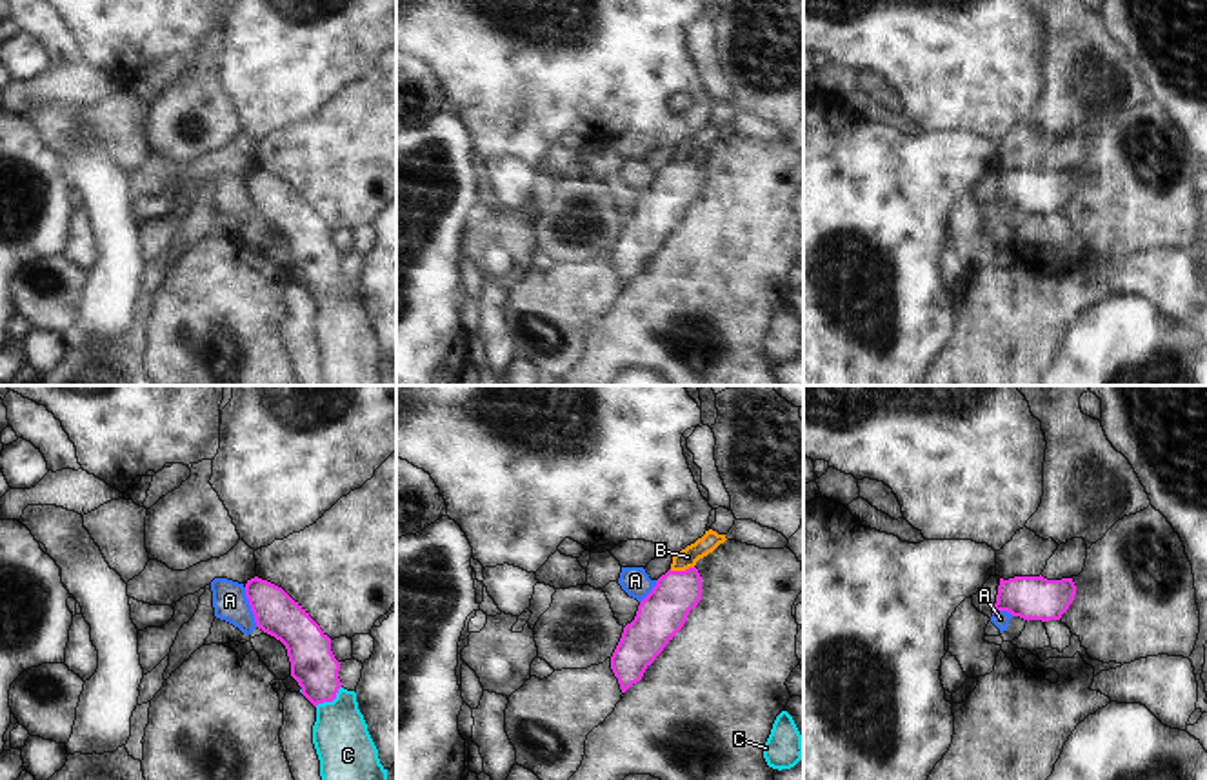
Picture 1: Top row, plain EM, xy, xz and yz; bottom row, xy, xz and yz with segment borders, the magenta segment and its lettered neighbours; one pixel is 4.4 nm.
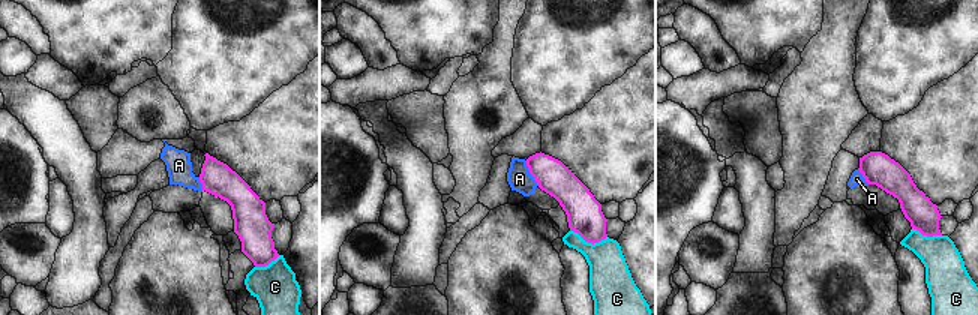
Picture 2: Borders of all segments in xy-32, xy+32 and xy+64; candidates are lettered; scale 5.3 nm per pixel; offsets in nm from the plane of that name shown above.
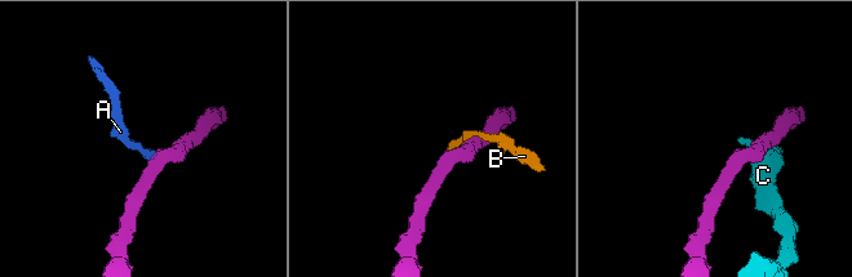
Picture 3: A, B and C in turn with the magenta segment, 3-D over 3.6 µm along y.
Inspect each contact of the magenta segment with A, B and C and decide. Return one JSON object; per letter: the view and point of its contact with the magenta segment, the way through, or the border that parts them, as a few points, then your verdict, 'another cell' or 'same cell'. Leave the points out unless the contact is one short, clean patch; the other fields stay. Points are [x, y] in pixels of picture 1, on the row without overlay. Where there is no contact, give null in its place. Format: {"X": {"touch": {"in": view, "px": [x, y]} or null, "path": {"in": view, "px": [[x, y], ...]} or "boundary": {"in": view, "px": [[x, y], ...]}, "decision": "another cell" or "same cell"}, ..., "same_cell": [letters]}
{"A": {"touch": {"in": "xy", "px": [251, 200]}, "boundary": {"in": "xy", "px": [[244, 180], [257, 219]]}, "decision": "another cell"}, "B": {"touch": {"in": "xz", "px": [680, 164]}, "boundary": {"in": "xz", "px": [[693, 159], [669, 162]]}, "decision": "another cell"}, "C": {"touch": {"in": "xy", "px": [329, 293]}, "decision": "another cell"}, "same_cell": []}

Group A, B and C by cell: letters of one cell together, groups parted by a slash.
A / B / C

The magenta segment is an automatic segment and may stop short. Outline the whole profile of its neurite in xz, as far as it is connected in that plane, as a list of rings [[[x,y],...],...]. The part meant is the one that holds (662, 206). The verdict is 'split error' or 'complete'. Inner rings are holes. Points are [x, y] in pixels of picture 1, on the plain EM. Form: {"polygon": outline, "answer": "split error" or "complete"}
{"polygon": [[[696,160],[667,164],[640,195],[636,209],[623,220],[611,249],[611,262],[622,285],[640,275],[645,262],[683,220],[691,202],[702,193],[702,169]]], "answer": "complete"}

